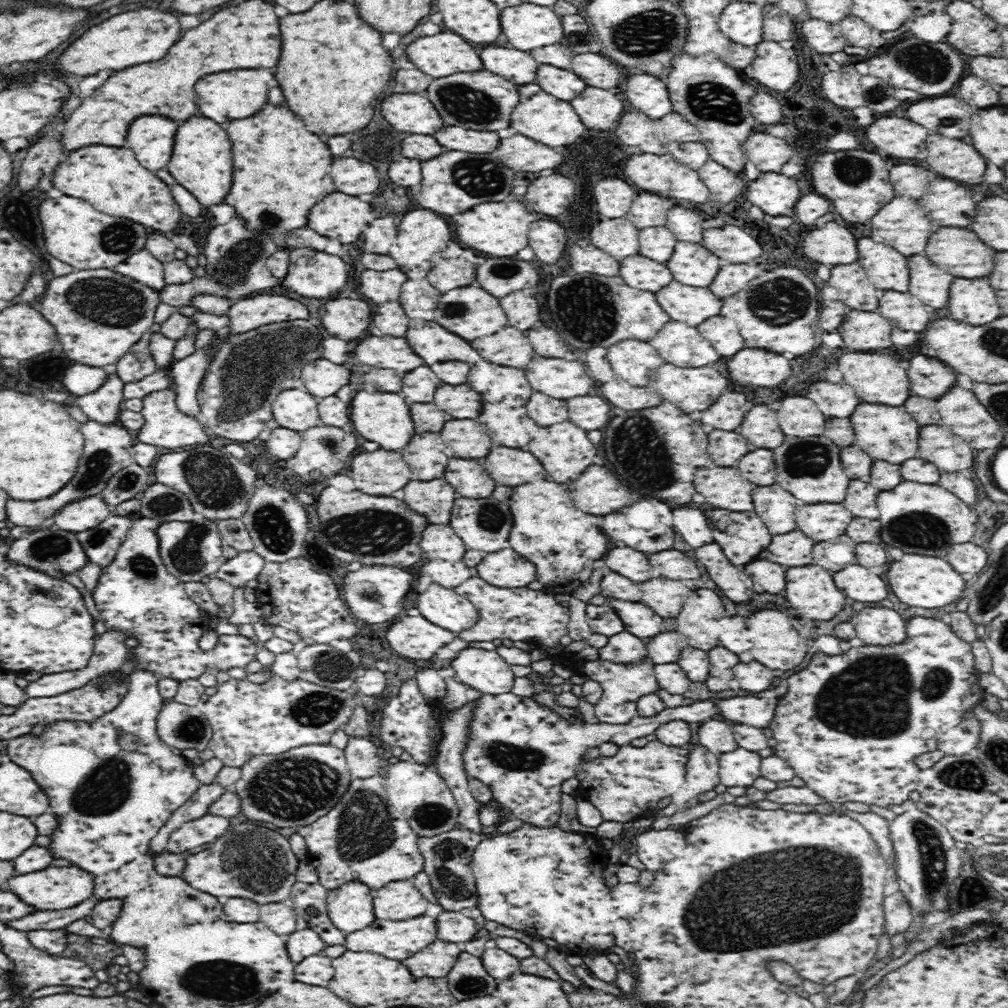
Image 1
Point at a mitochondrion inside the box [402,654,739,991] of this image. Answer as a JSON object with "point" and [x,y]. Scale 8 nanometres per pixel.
{"point":[448,856]}

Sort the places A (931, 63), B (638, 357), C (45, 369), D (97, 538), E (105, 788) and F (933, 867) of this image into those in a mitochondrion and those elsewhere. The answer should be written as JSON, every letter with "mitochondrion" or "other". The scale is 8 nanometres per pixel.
{"A":"mitochondrion","B":"other","C":"other","D":"mitochondrion","E":"mitochondrion","F":"mitochondrion"}

